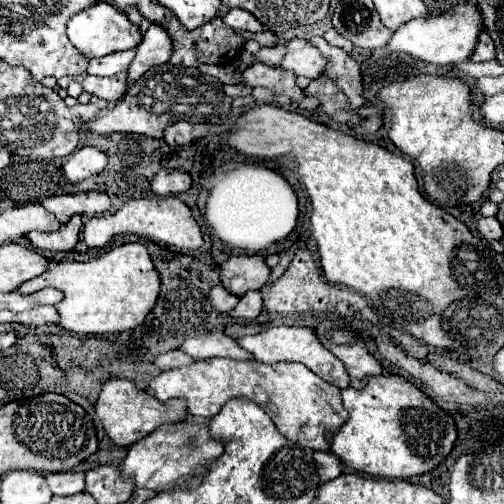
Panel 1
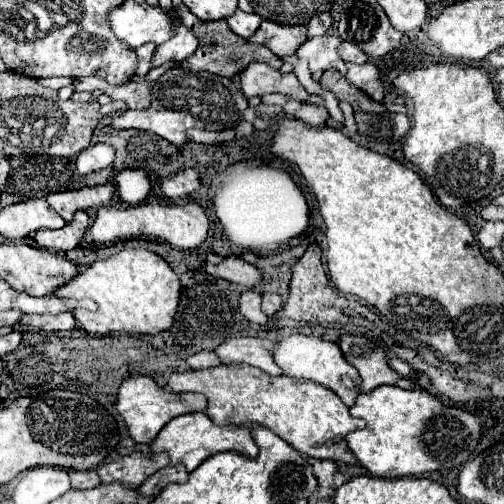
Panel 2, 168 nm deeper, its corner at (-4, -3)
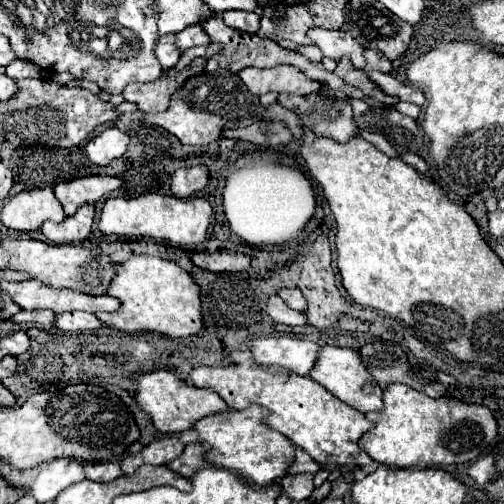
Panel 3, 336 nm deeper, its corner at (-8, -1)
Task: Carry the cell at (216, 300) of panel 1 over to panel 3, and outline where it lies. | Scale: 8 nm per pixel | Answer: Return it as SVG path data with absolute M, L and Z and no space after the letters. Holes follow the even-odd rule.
M270 296L268 302L266 302L266 312L268 316L278 322L278 324L290 324L290 326L304 326L306 324L306 318L302 312L296 312L296 310L290 310L284 300L280 300L278 296Z

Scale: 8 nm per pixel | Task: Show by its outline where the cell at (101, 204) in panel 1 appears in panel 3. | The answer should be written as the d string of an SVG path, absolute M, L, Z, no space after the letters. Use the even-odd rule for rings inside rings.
M86 176L86 178L76 178L72 182L58 184L54 188L54 194L62 204L64 212L72 216L78 210L78 206L96 204L100 198L118 190L120 186L122 180L116 176Z

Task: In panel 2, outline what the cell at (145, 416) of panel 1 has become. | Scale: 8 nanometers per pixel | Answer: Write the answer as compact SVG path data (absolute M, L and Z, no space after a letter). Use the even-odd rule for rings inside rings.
M130 376L128 380L122 382L122 386L118 390L118 398L116 398L116 408L124 416L124 422L130 430L130 436L140 444L152 442L158 436L158 432L172 418L176 418L180 414L190 414L190 412L204 412L206 404L208 402L204 400L204 396L168 392L166 388L158 386L150 376Z

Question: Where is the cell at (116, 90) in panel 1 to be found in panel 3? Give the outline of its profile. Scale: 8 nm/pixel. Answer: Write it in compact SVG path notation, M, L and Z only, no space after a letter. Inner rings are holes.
M194 58L184 70L164 70L162 76L156 82L148 82L148 84L140 84L140 82L132 82L124 88L122 96L128 102L134 102L138 106L138 110L142 112L162 112L168 108L170 96L174 94L174 90L178 90L186 78L202 74L206 66L204 58Z

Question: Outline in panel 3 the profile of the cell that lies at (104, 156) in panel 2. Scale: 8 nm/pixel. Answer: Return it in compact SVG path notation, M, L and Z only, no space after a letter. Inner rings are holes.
M106 128L102 134L92 138L86 144L86 154L92 164L106 166L112 160L120 158L126 152L128 146L128 136L120 132L118 128Z

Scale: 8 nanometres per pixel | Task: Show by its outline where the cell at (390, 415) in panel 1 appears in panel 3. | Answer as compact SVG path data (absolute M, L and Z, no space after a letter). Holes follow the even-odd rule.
M392 384L382 394L384 408L368 412L376 426L366 432L358 446L388 468L428 468L478 460L496 436L494 416L486 406L464 404L456 398L430 398L406 384Z

